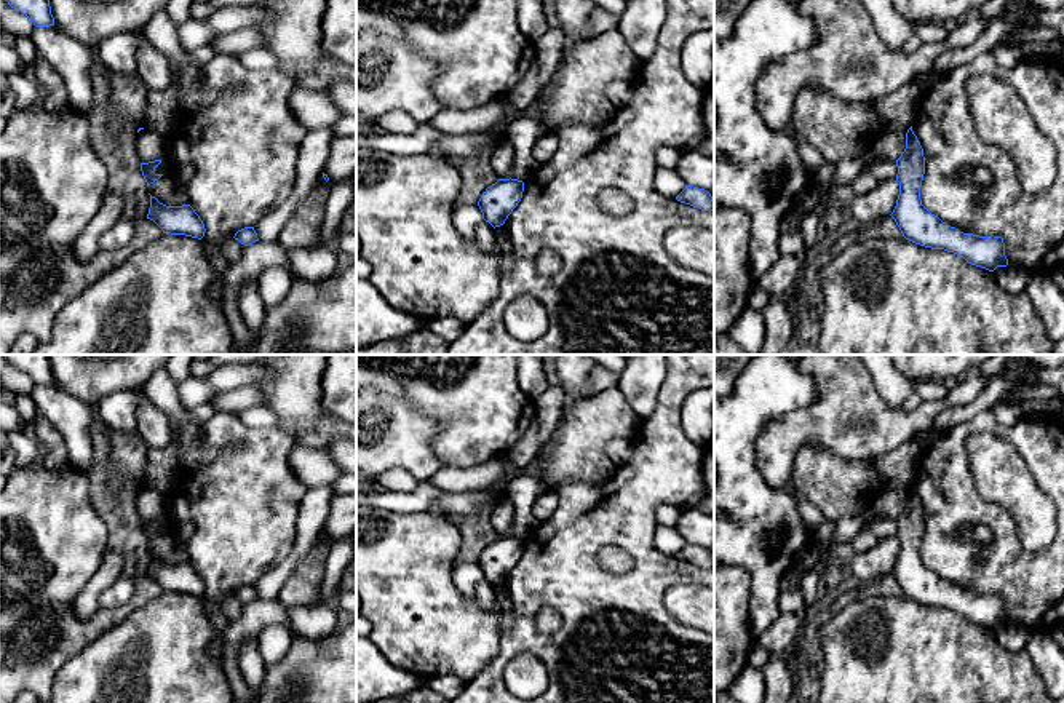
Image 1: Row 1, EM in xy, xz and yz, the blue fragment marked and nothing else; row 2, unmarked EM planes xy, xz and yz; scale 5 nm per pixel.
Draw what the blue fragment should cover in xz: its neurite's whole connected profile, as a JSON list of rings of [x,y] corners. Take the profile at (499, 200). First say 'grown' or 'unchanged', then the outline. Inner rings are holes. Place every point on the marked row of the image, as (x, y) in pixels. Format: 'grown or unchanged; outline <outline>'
unchanged; outline [[[511,177],[498,179],[495,184],[486,189],[478,201],[482,219],[489,222],[494,228],[503,225],[508,216],[521,201],[522,192],[522,181]]]

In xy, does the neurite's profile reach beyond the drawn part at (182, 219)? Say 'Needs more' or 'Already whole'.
Already whole

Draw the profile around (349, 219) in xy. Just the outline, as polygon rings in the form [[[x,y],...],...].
[[[356,200],[350,203],[339,225],[339,235],[347,232],[356,233]]]

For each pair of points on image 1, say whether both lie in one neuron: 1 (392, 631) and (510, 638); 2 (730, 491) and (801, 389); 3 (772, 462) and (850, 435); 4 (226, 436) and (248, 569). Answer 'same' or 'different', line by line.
1: different
2: same
3: same
4: same

